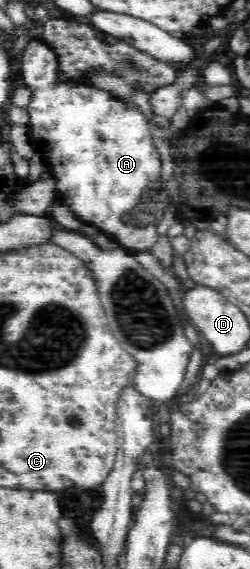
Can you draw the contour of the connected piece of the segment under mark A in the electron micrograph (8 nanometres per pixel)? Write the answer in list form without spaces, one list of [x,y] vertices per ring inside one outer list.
[[[30,40],[27,47],[22,53],[20,58],[20,68],[22,71],[22,78],[26,84],[29,84],[32,88],[35,88],[34,98],[30,101],[28,106],[25,106],[30,113],[29,131],[32,142],[34,143],[35,150],[42,155],[44,161],[47,163],[51,173],[57,180],[57,192],[58,201],[61,204],[66,205],[70,211],[72,211],[79,220],[84,223],[94,225],[98,229],[102,230],[102,233],[110,236],[116,241],[121,248],[124,248],[130,253],[142,253],[148,252],[158,242],[159,235],[157,234],[156,225],[152,222],[162,220],[163,212],[168,205],[168,202],[156,202],[150,196],[154,190],[148,189],[148,184],[160,179],[160,168],[162,168],[162,160],[156,149],[156,145],[152,141],[151,126],[148,125],[148,121],[144,119],[144,115],[134,107],[124,105],[124,103],[116,100],[111,94],[99,92],[98,89],[92,85],[68,85],[68,83],[58,82],[54,85],[54,80],[58,77],[58,63],[56,63],[56,55],[54,51],[46,45],[42,40]]]

